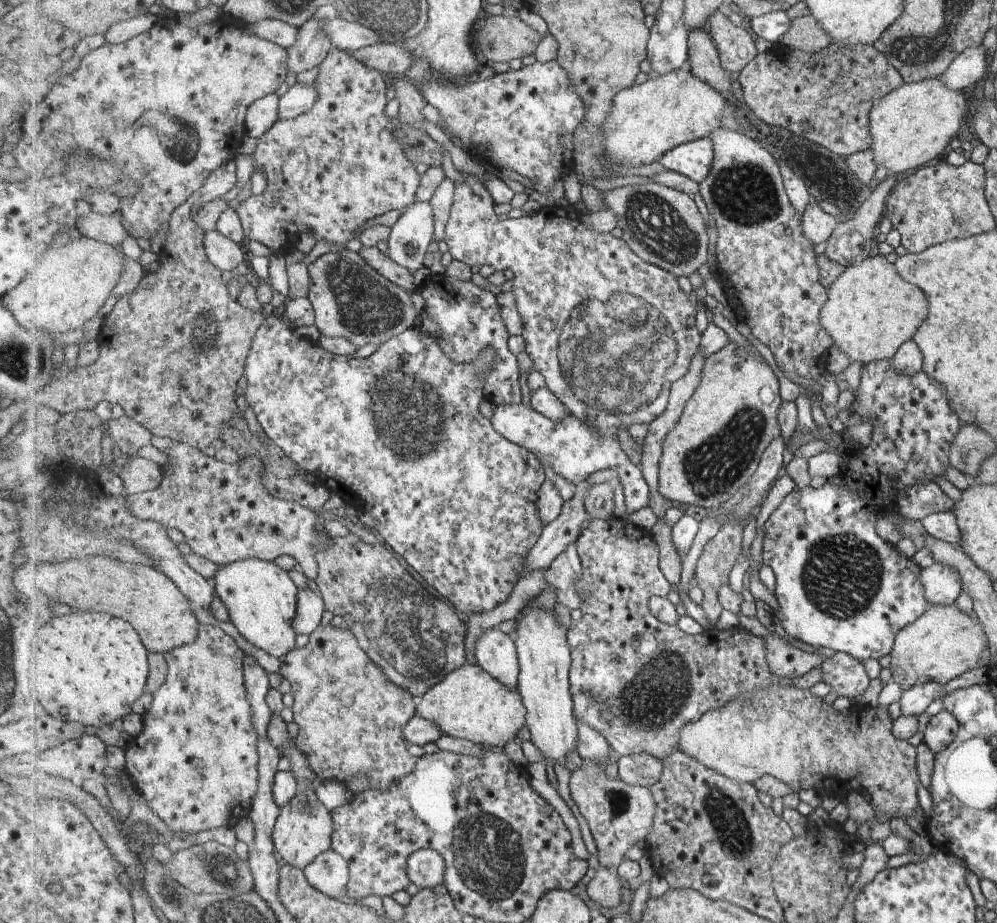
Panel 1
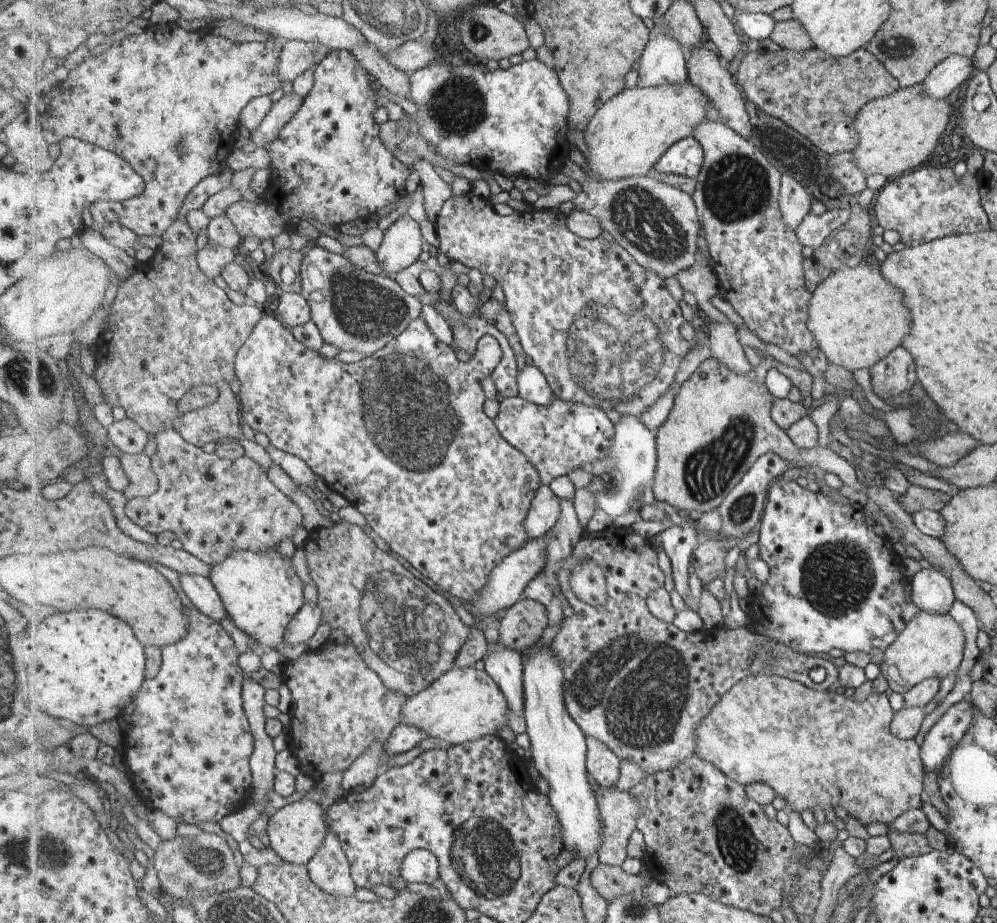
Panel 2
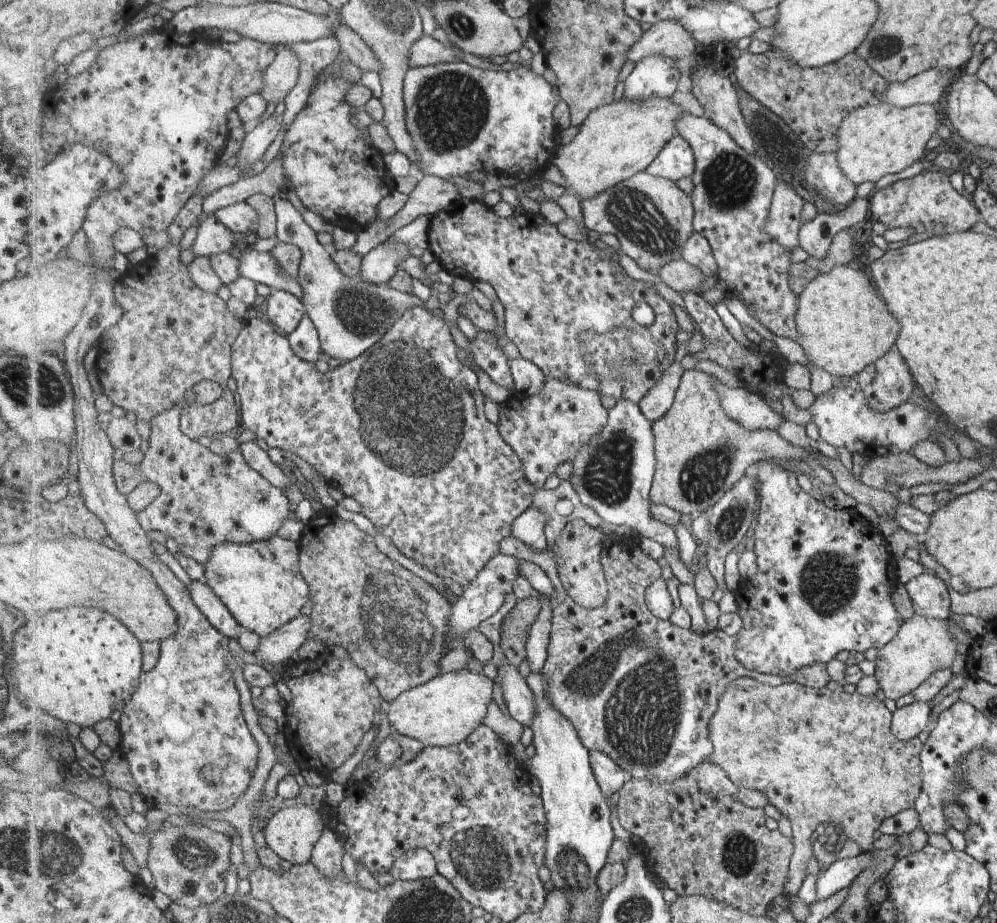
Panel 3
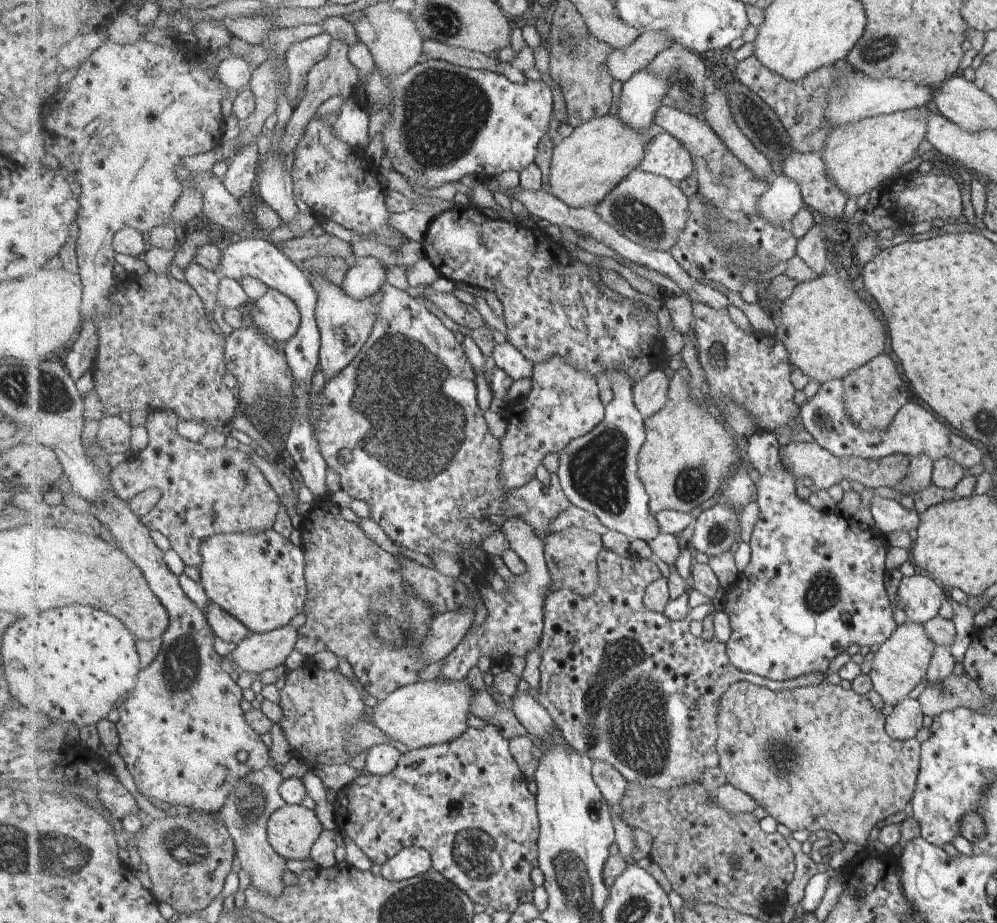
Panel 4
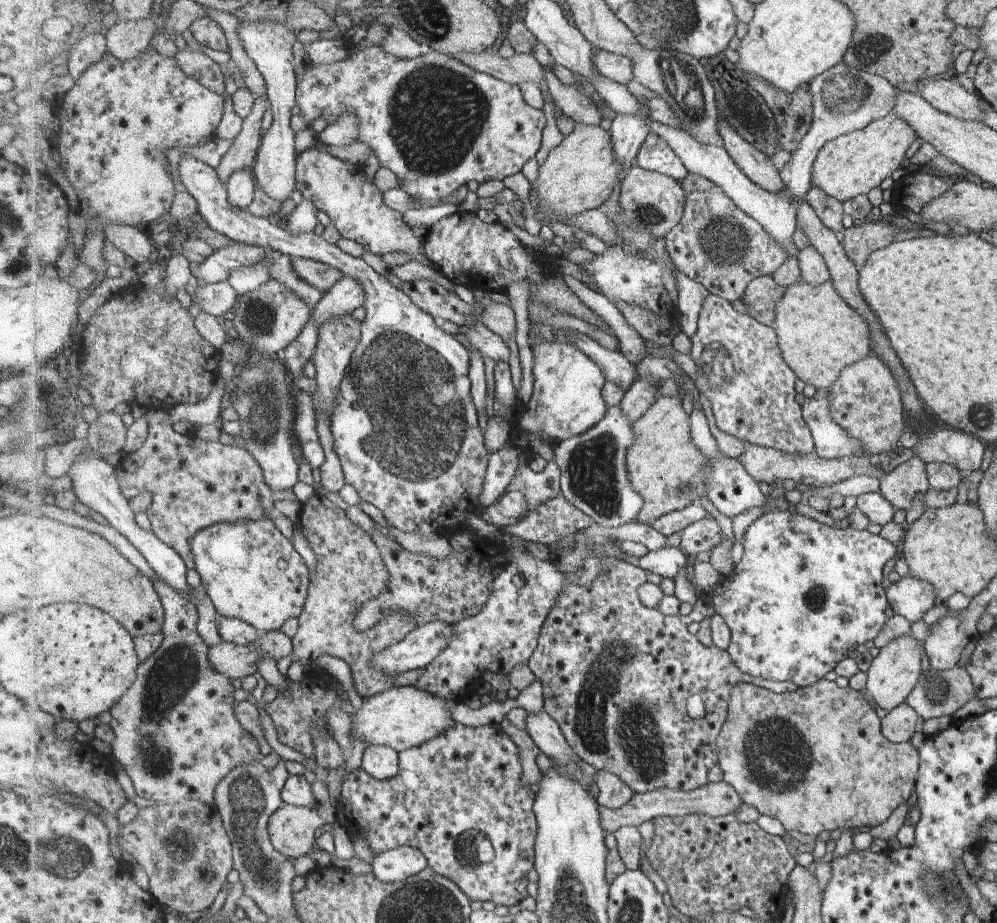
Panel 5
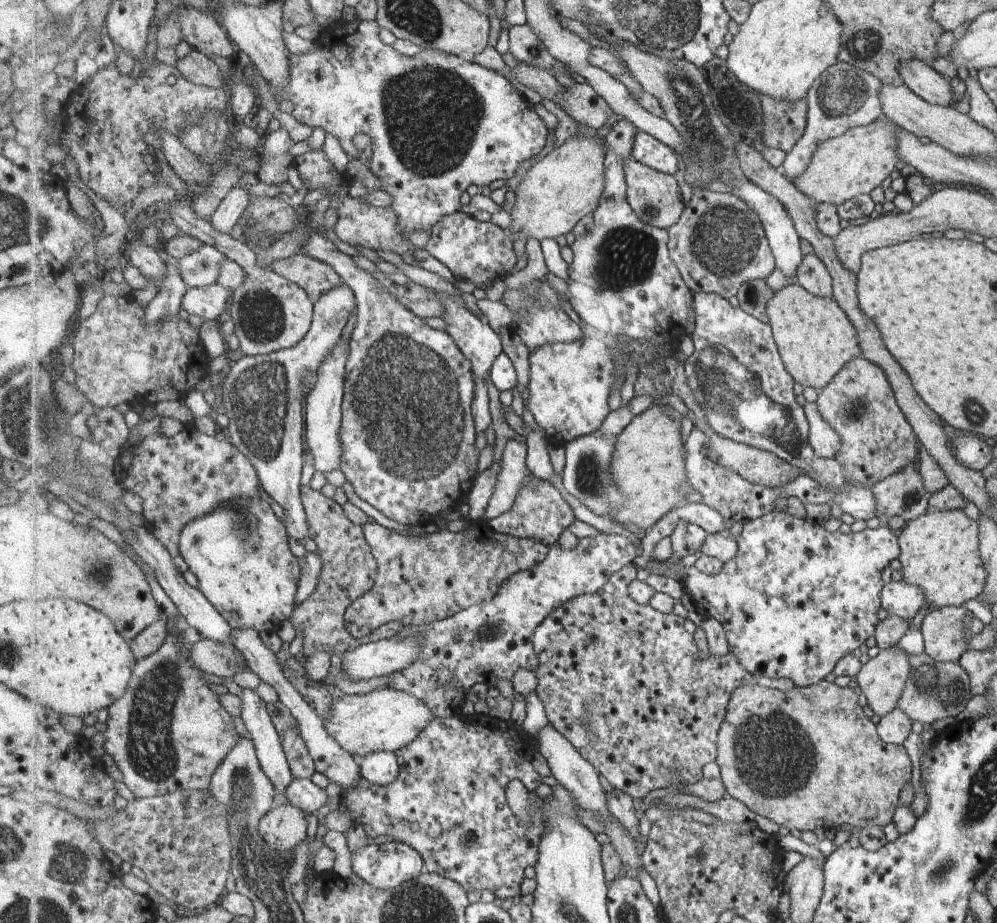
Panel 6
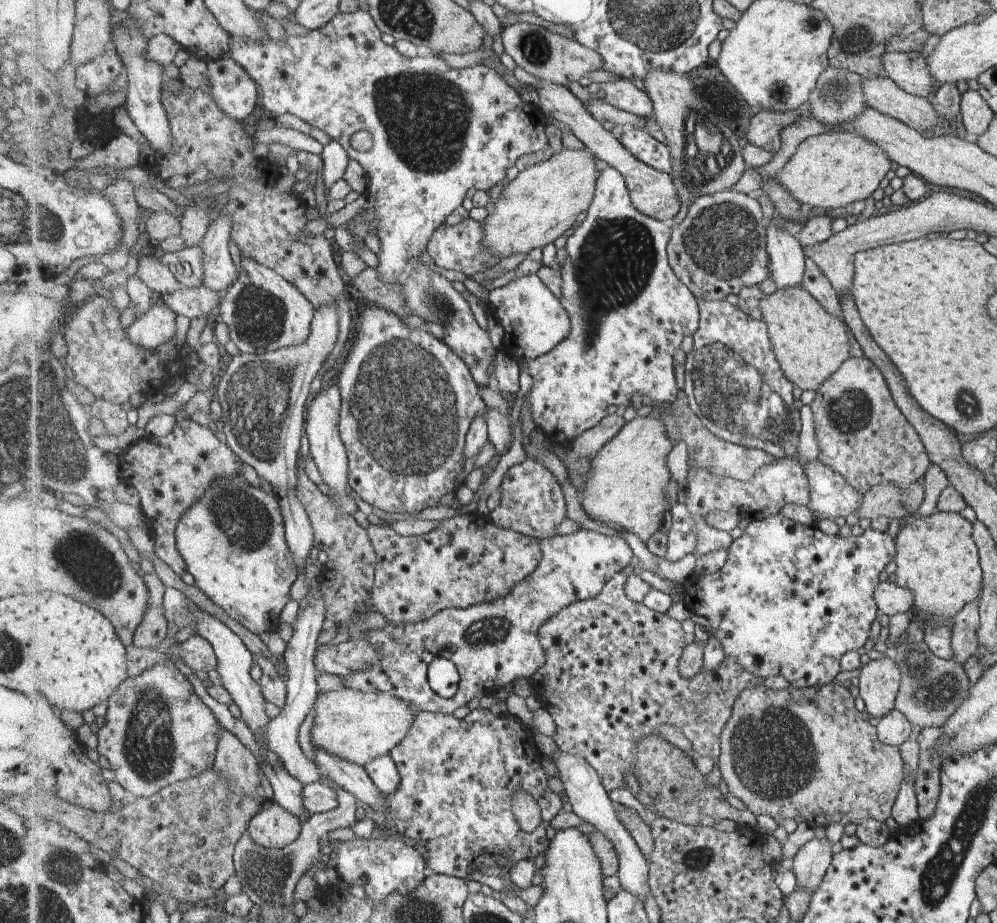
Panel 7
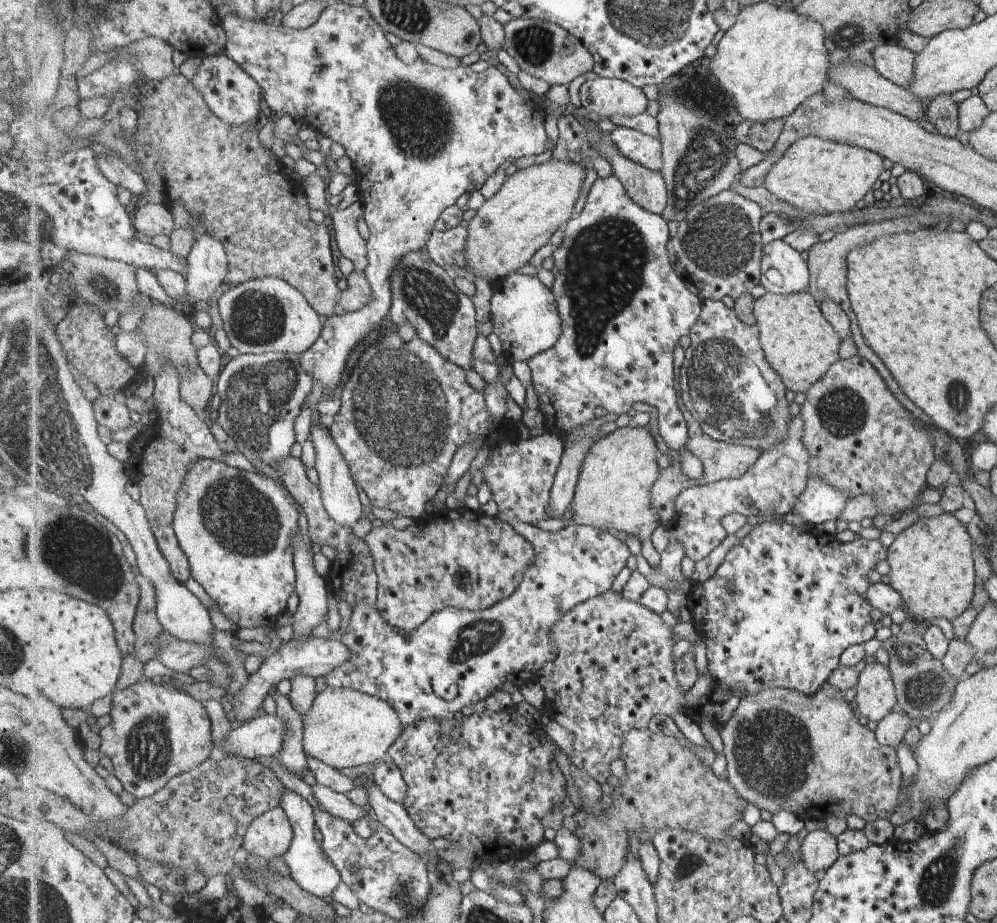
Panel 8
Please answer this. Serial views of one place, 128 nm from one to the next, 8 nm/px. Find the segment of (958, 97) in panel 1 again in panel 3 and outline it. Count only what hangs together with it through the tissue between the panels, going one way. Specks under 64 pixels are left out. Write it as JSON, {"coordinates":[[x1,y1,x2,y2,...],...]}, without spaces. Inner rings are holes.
{"coordinates":[[873,102,860,107,845,118,837,134,837,163,844,176,857,187,864,182,877,182,887,174,901,172,919,161,925,142,937,128,935,106,914,105,896,108,886,103]]}

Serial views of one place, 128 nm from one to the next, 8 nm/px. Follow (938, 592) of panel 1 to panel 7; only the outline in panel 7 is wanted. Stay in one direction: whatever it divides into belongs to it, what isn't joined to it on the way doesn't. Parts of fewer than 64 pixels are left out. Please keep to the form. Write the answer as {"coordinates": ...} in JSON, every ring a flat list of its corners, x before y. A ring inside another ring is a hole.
{"coordinates":[[881,582,873,590,873,601,877,609,884,615,891,617,912,610,912,595,905,589,895,584]]}

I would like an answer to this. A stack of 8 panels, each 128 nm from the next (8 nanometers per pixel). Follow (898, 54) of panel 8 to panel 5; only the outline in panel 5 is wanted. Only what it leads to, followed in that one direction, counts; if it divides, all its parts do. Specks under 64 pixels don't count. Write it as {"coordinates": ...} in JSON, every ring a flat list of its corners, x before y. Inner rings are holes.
{"coordinates":[[953,76,931,77,917,84,917,94,924,97,933,108,959,120,981,120,981,98,973,91,967,91]]}

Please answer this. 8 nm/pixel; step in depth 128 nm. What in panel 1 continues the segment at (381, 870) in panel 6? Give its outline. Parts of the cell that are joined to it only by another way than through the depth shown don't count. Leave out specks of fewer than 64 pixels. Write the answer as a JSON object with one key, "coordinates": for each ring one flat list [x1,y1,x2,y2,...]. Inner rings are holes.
{"coordinates":[[421,849,409,858,408,874,418,888,435,888,445,882,447,862,436,849]]}

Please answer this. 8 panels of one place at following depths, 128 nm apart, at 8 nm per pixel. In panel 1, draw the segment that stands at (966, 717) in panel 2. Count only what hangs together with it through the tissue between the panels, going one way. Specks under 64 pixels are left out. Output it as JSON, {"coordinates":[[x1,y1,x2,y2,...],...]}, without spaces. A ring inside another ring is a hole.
{"coordinates":[[939,711,928,720,922,741,929,746,931,752,936,753,952,742,956,732,957,721,951,716,951,713]]}

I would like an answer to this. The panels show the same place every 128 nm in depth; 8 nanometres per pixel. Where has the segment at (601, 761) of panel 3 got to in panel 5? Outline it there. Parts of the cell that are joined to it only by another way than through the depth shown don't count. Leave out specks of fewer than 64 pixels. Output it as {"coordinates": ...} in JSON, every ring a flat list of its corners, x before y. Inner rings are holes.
{"coordinates":[[603,770,597,771,593,777,597,800,601,806,617,809,633,798,634,790,625,784,619,775]]}

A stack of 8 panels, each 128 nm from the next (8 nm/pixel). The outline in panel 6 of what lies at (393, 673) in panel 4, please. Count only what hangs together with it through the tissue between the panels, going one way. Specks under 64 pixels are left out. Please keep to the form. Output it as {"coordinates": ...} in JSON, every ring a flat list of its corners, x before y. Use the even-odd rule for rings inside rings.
{"coordinates":[[311,486,302,487,302,500,308,515,311,538,317,546,315,553,323,563,319,576,320,587,297,607,291,620,296,630,303,633,305,656,327,652,341,659,345,652,357,649,364,643,393,639,405,627,402,623,392,621,361,639,353,638,345,628,347,609,373,589,378,576,378,563,372,546,366,540,363,526,353,524,341,504,327,498,323,492,313,490]]}

